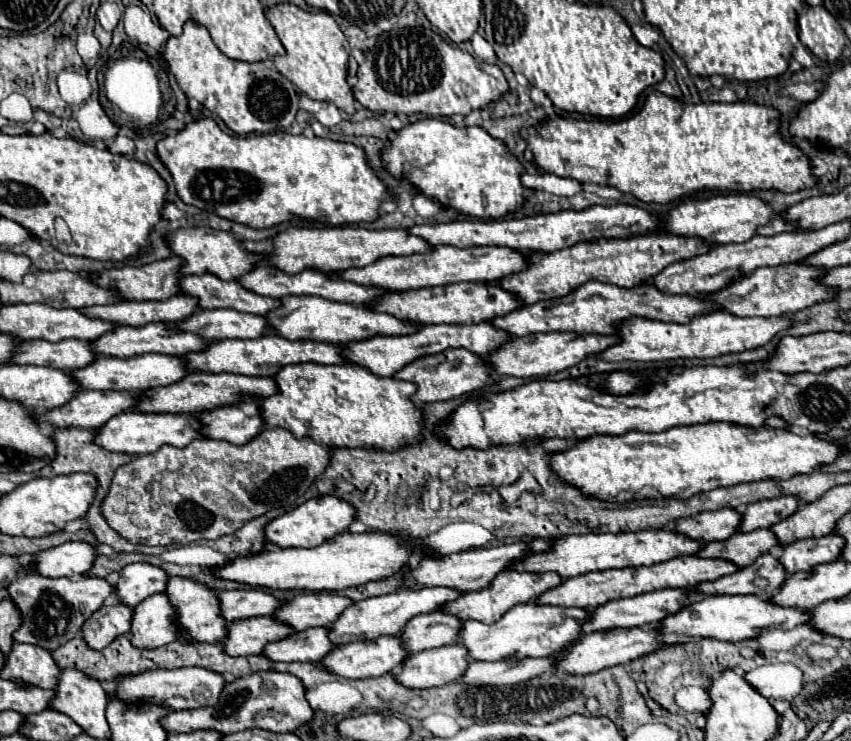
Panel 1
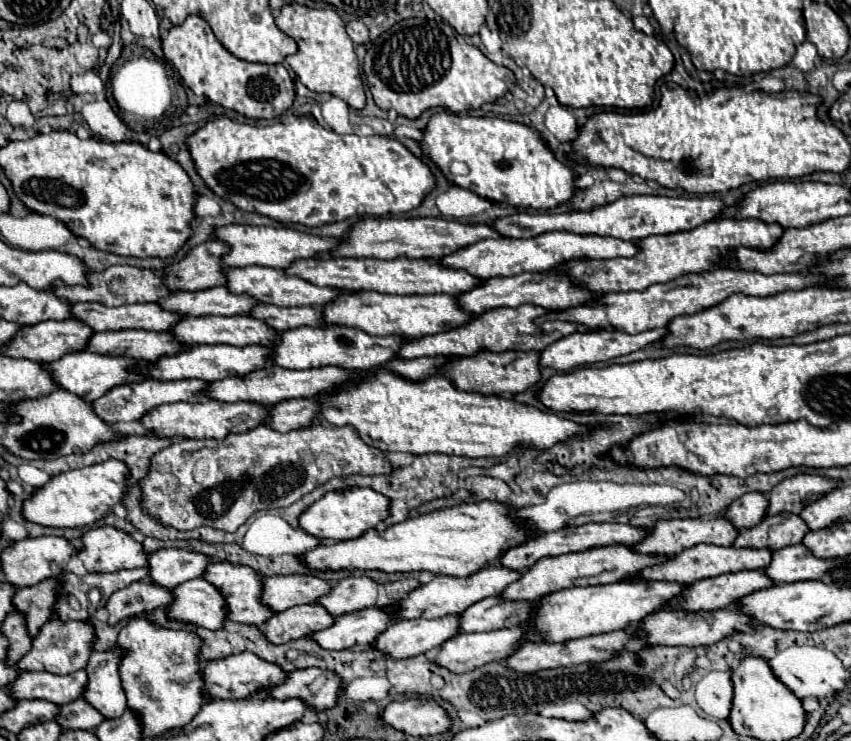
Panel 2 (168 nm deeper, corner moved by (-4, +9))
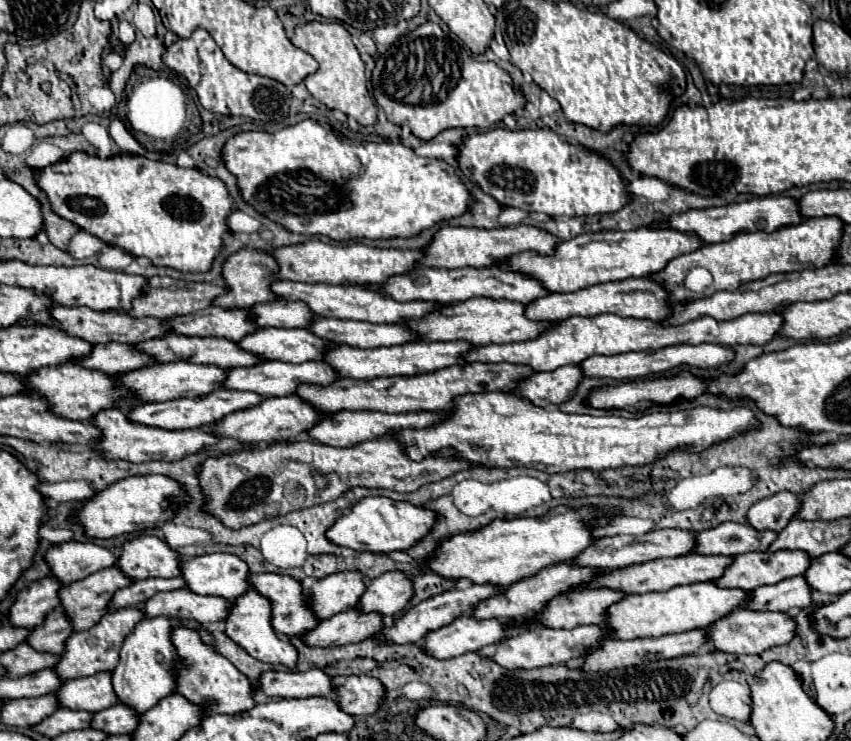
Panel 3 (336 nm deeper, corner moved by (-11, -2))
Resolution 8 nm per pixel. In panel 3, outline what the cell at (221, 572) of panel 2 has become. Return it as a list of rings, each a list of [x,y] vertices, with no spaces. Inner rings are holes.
[[[252,573],[248,581],[254,591],[270,601],[272,627],[280,635],[302,635],[316,625],[316,617],[304,605],[300,583],[288,575]]]

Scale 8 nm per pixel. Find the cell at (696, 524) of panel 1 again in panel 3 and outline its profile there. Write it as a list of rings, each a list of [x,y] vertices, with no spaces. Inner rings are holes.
[[[776,493],[772,497],[766,497],[758,503],[754,503],[748,509],[746,521],[758,529],[758,531],[782,531],[782,527],[786,527],[786,523],[794,517],[794,511],[798,511],[798,495],[794,493]]]

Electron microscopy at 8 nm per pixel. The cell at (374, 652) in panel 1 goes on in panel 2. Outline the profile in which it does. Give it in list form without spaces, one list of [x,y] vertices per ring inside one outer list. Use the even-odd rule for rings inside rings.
[[[457,614],[435,620],[397,620],[377,636],[375,646],[393,658],[409,658],[439,648],[455,634],[459,634]]]

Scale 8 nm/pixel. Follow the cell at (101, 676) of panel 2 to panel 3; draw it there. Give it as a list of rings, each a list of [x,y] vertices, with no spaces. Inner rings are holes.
[[[158,617],[158,619],[146,619],[146,621],[138,623],[138,627],[126,637],[126,641],[120,649],[120,661],[112,669],[112,687],[118,697],[118,703],[130,707],[138,715],[146,713],[162,697],[166,697],[174,691],[174,675],[176,673],[170,671],[172,663],[176,661],[176,653],[170,643],[170,627],[174,627],[174,625],[194,627],[200,631],[200,635],[202,635],[202,639],[206,639],[206,643],[214,643],[212,635],[206,629],[202,629],[200,623],[194,623],[194,621]]]

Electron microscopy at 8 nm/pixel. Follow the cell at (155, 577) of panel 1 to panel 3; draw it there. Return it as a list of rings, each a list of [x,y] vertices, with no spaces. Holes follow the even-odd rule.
[[[228,553],[198,555],[180,563],[186,589],[198,595],[218,595],[224,599],[234,599],[250,589],[250,583],[246,583],[248,573],[246,563]]]

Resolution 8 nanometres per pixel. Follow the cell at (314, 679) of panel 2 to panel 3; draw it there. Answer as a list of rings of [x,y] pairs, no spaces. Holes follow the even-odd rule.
[[[352,675],[344,685],[334,687],[334,695],[340,711],[360,717],[370,715],[378,709],[384,687],[378,683],[378,679],[370,679],[368,675]]]

